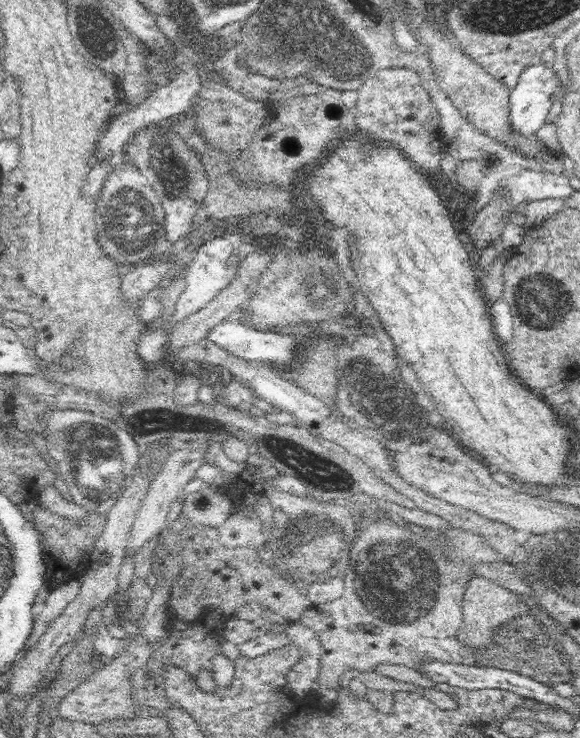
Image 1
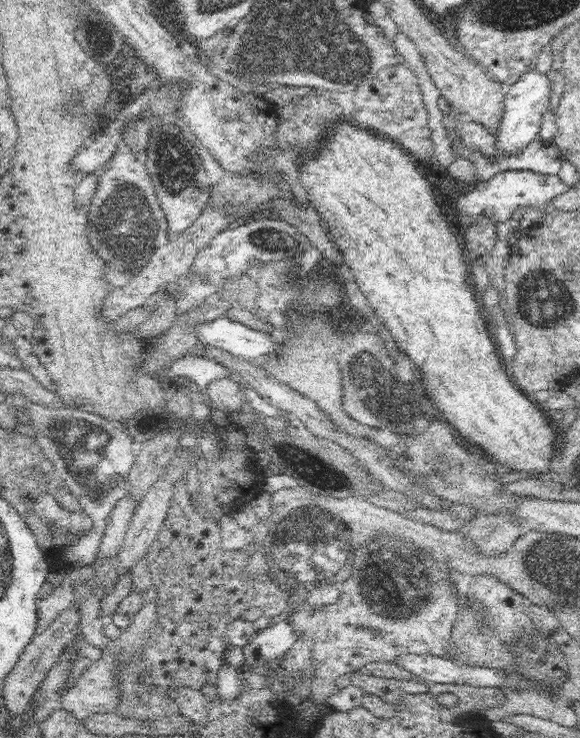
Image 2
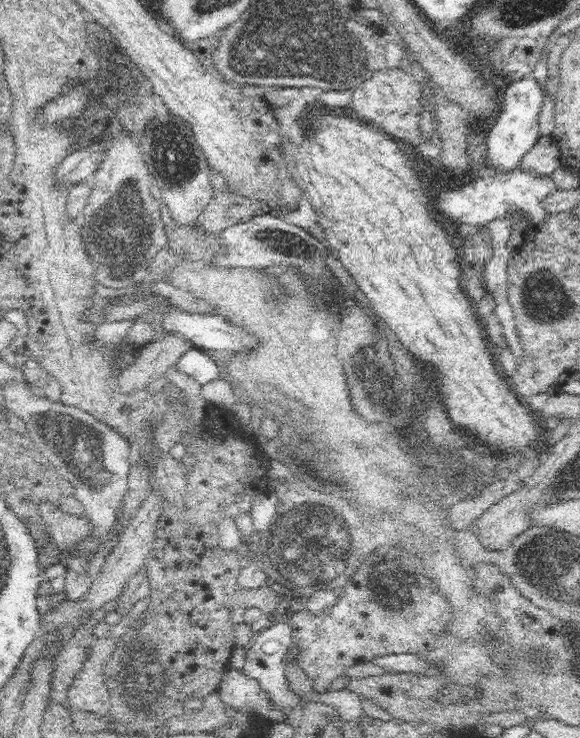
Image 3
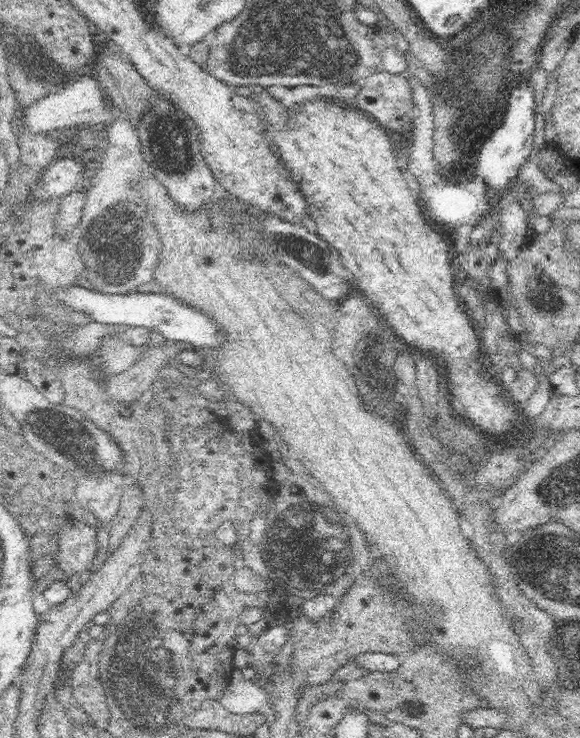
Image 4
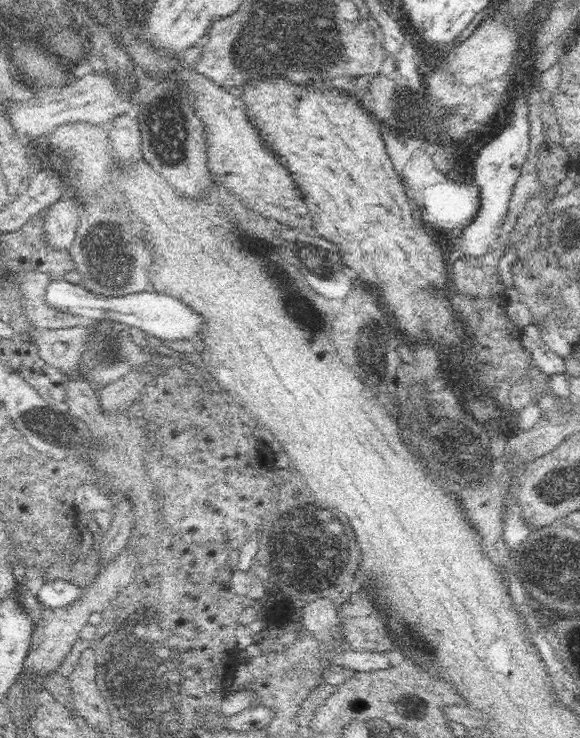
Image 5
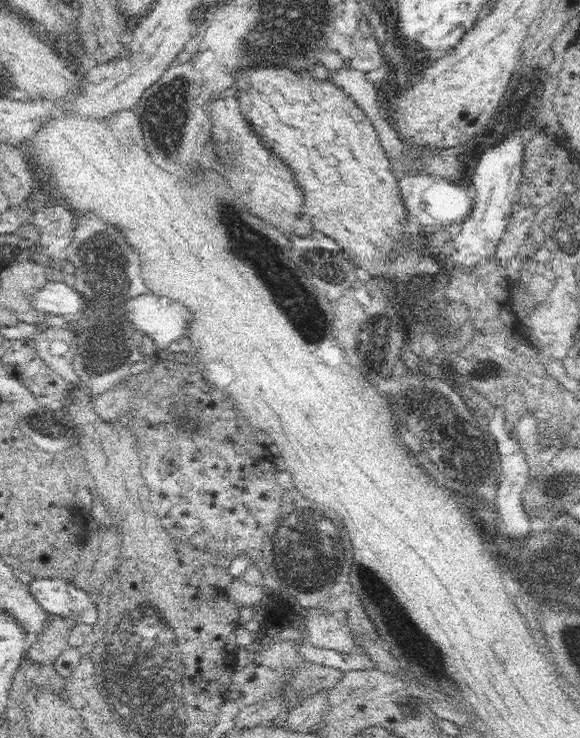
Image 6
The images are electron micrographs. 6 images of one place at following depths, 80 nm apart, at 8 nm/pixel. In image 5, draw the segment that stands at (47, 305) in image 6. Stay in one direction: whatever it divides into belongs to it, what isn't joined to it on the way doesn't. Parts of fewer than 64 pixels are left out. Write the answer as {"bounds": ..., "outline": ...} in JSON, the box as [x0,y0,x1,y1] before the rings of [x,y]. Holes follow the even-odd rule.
{"bounds":[45,278,203,346],"outline":[[[62,278],[50,281],[45,292],[45,303],[70,316],[76,316],[81,324],[108,319],[121,322],[132,329],[143,329],[149,332],[149,339],[157,346],[166,340],[188,340],[188,338],[201,340],[199,334],[203,329],[203,320],[200,314],[168,293],[158,293],[149,289],[140,293],[128,293],[122,298],[98,296],[98,294],[90,292],[90,289],[84,288],[84,285],[73,284]]]}

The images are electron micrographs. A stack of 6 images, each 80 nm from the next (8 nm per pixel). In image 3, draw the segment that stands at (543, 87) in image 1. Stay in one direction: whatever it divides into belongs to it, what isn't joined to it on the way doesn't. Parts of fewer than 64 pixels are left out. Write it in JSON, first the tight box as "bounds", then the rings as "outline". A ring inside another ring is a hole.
{"bounds":[486,74,547,173],"outline":[[[532,74],[508,86],[504,98],[500,102],[501,110],[494,122],[489,125],[490,128],[487,128],[486,159],[492,166],[495,166],[496,173],[519,169],[524,155],[538,143],[542,136],[538,131],[538,115],[546,96],[547,92],[542,90],[541,84]]]}

